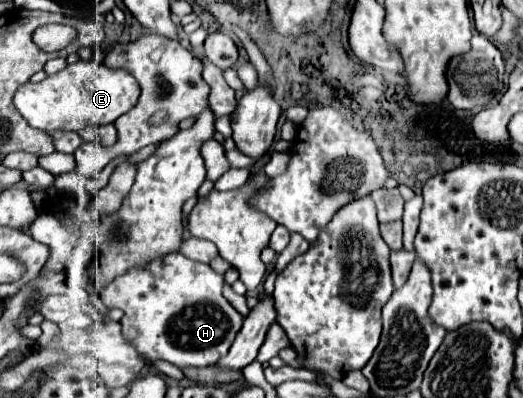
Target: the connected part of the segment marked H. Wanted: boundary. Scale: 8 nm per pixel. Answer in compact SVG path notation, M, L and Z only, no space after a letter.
M175 251L165 255L163 259L155 259L155 263L147 263L147 267L135 267L135 271L127 271L127 275L119 275L101 289L103 303L111 307L123 309L121 331L123 337L149 361L165 359L177 367L187 365L211 365L217 363L223 355L227 355L237 331L241 329L243 315L239 315L233 305L223 297L223 275L215 273L207 263L193 261L183 253Z

